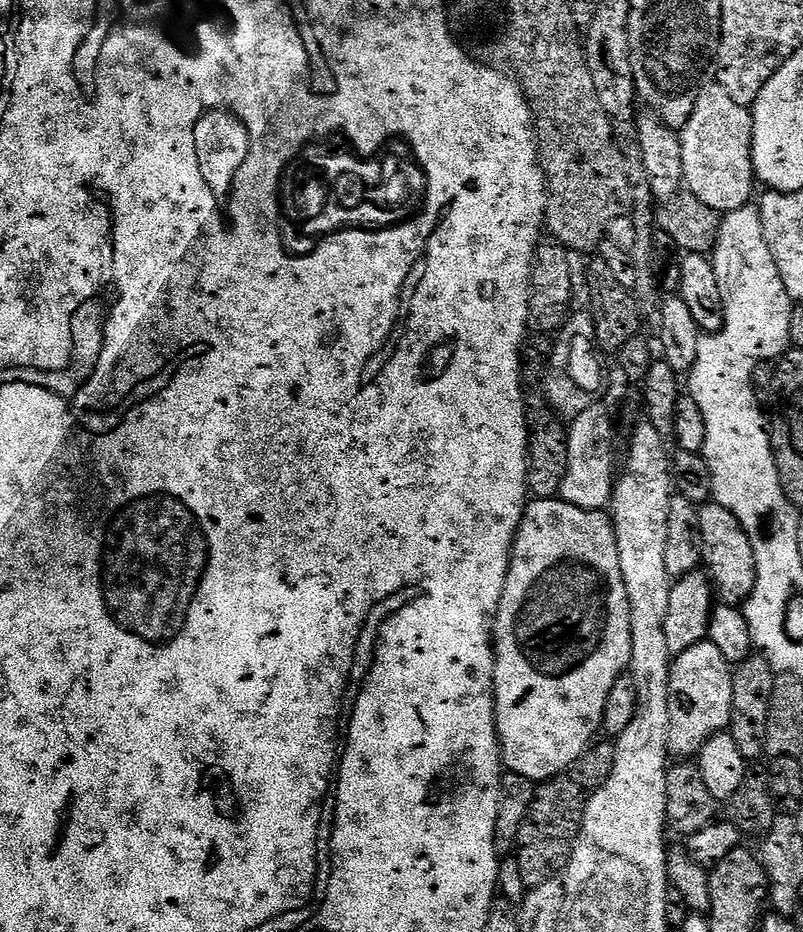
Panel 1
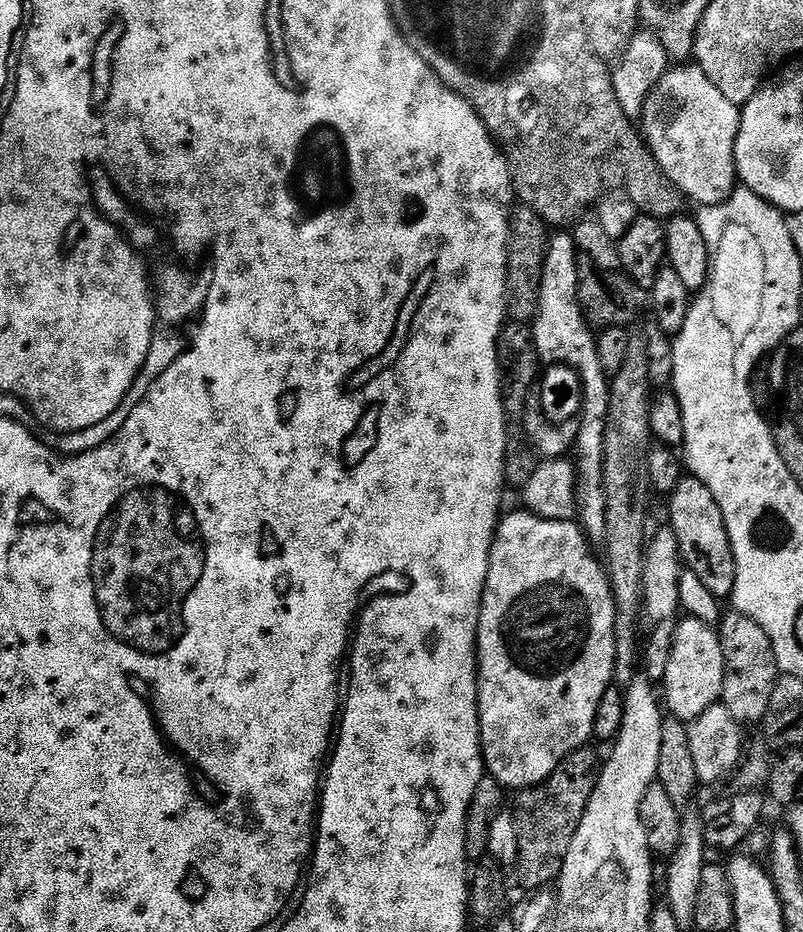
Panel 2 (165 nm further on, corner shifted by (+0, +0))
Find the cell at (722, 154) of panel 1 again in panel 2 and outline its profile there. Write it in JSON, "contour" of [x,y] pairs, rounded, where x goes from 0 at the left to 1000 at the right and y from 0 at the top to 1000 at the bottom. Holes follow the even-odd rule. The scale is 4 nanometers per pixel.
{"contour":[[[842,71],[833,75],[819,89],[812,93],[804,105],[802,119],[796,126],[796,141],[812,167],[817,171],[826,190],[848,211],[859,214],[867,221],[897,219],[912,209],[919,197],[917,188],[917,149],[922,138],[923,117],[909,109],[884,88],[884,84],[869,71]]]}

